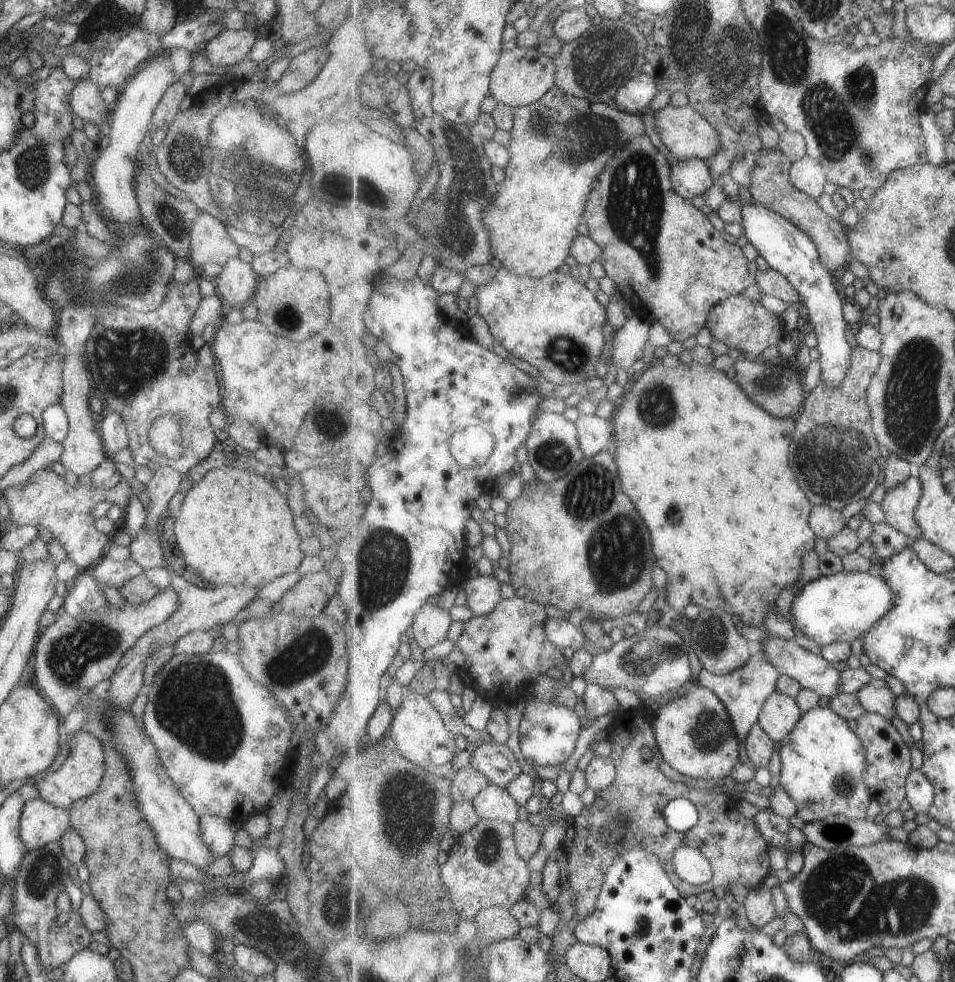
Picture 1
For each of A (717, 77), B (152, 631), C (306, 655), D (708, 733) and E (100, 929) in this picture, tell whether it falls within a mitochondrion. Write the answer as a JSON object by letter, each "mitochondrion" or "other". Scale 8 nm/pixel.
{"A":"mitochondrion","B":"other","C":"mitochondrion","D":"mitochondrion","E":"other"}

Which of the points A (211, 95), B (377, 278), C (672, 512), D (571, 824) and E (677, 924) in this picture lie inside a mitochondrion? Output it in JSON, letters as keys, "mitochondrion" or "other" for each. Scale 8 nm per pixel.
{"A":"other","B":"other","C":"other","D":"other","E":"other"}

